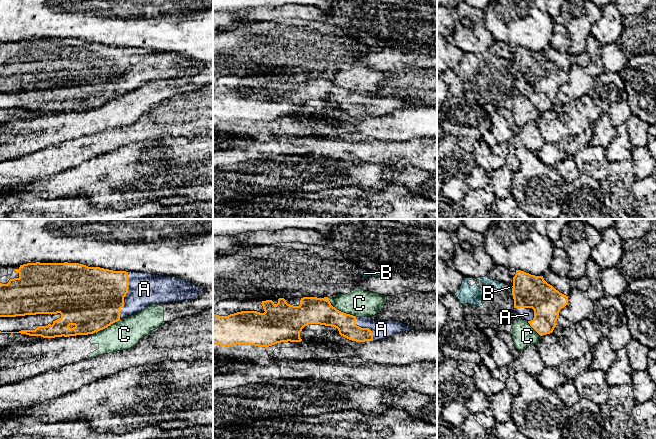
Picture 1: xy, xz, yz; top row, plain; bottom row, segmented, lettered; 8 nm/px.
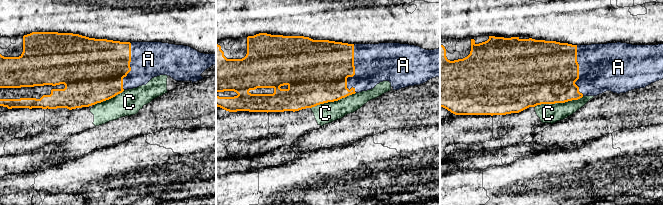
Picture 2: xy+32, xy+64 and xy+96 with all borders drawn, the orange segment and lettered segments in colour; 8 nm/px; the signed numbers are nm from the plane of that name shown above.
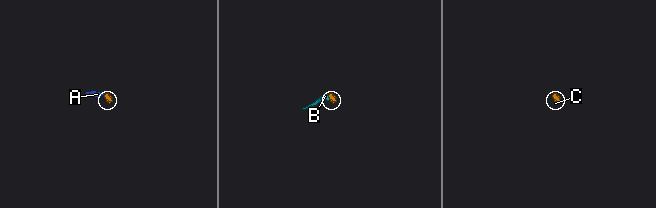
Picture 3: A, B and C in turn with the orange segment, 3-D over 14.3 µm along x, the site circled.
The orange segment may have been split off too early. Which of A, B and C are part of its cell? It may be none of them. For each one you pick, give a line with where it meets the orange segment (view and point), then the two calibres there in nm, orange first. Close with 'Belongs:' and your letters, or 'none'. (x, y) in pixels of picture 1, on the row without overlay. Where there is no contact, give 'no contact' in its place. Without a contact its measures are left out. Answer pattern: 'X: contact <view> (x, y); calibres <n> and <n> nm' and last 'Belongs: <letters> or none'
A: contact xy (125, 71); calibres 460 and 260 nm
Belongs: A

